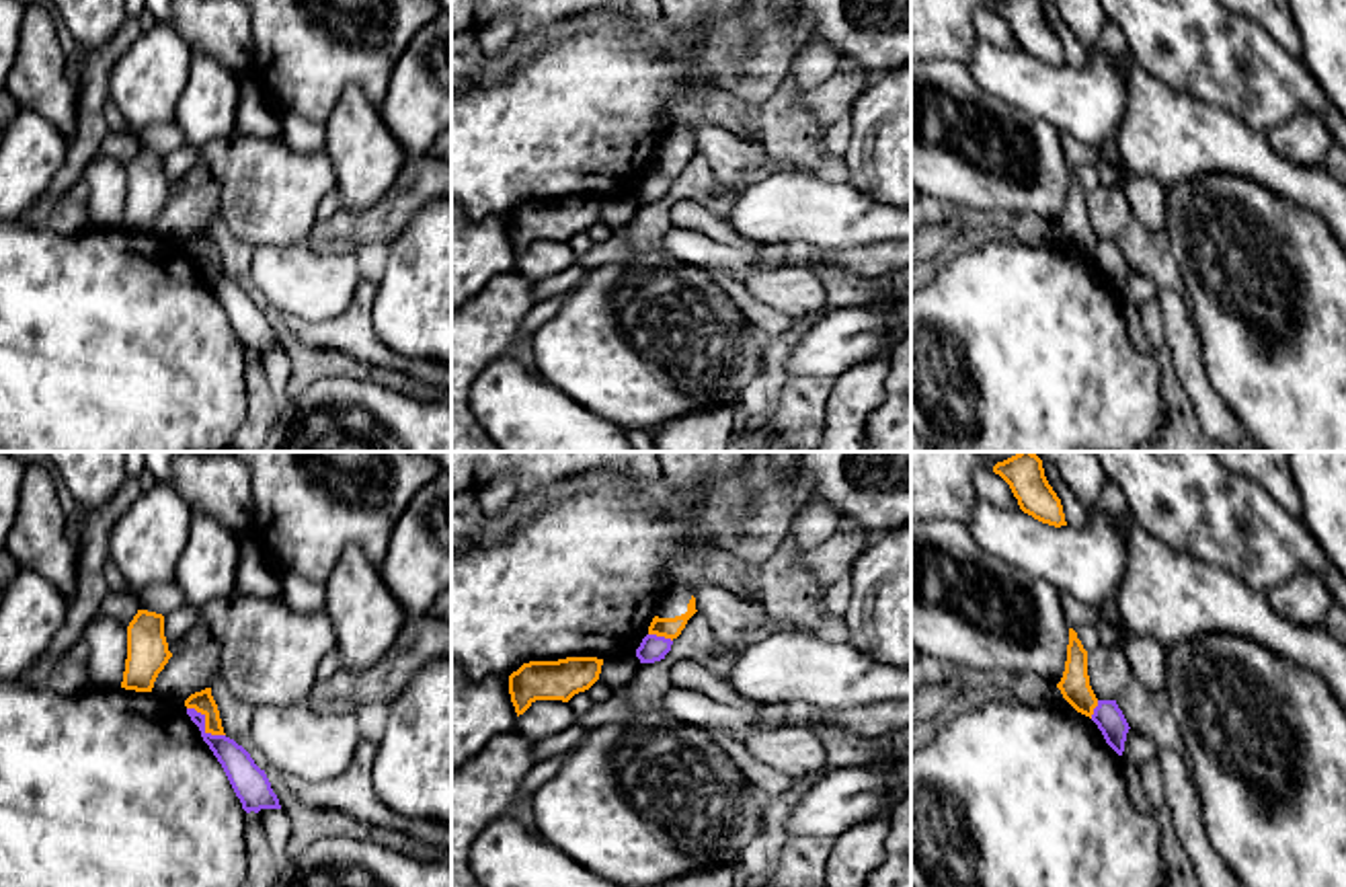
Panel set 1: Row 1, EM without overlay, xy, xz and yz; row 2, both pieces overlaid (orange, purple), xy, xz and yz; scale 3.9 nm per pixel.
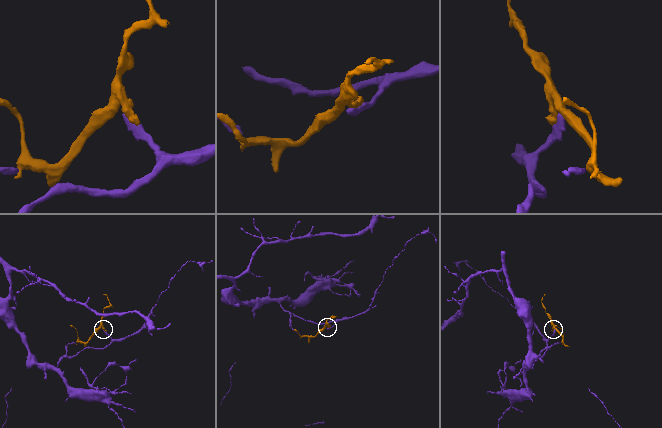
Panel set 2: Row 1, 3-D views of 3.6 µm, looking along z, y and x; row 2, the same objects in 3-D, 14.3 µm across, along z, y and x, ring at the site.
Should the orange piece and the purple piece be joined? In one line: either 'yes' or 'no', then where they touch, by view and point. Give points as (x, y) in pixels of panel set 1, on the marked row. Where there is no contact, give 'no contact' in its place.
no; contact xy (206, 725)

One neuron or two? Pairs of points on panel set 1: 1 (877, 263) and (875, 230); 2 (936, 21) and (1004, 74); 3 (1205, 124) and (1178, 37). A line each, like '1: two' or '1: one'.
1: two
2: two
3: two

